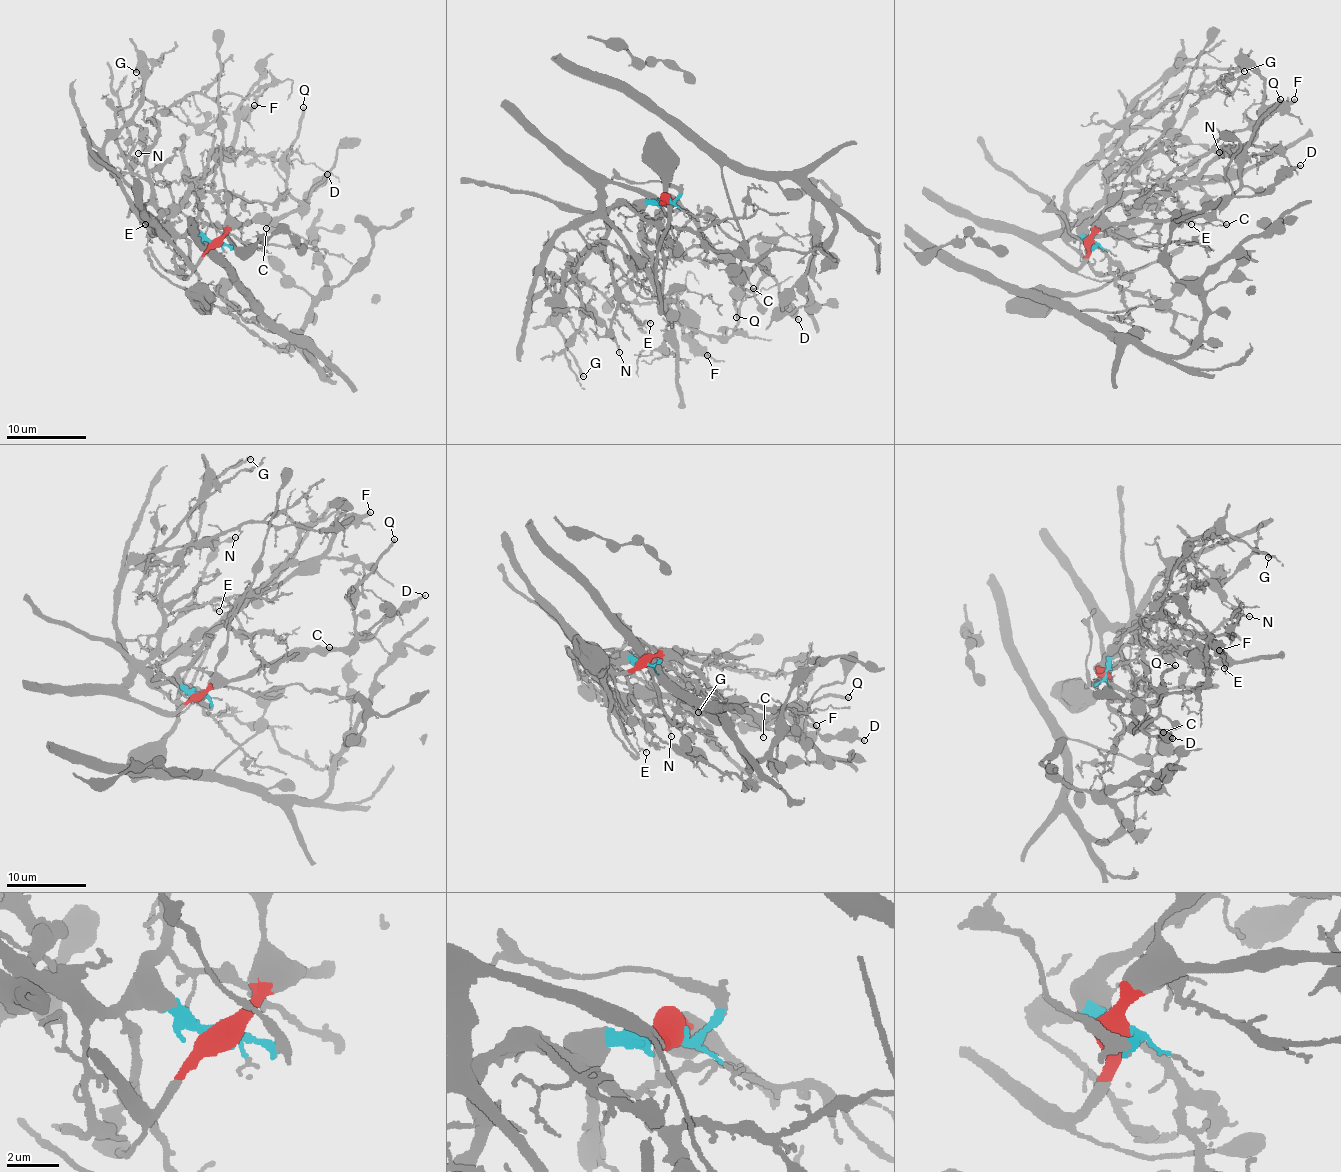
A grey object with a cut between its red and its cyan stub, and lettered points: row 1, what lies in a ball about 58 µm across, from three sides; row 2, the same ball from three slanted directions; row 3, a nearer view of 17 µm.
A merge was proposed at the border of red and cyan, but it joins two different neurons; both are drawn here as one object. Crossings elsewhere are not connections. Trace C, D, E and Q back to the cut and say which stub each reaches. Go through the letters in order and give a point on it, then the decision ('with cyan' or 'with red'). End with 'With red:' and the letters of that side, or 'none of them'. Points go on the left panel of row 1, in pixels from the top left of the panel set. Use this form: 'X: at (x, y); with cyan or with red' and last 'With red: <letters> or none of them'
C: at (266, 228); with red
D: at (327, 174); with red
E: at (145, 224); with cyan
Q: at (303, 107); with red
With red: C, D, Q

